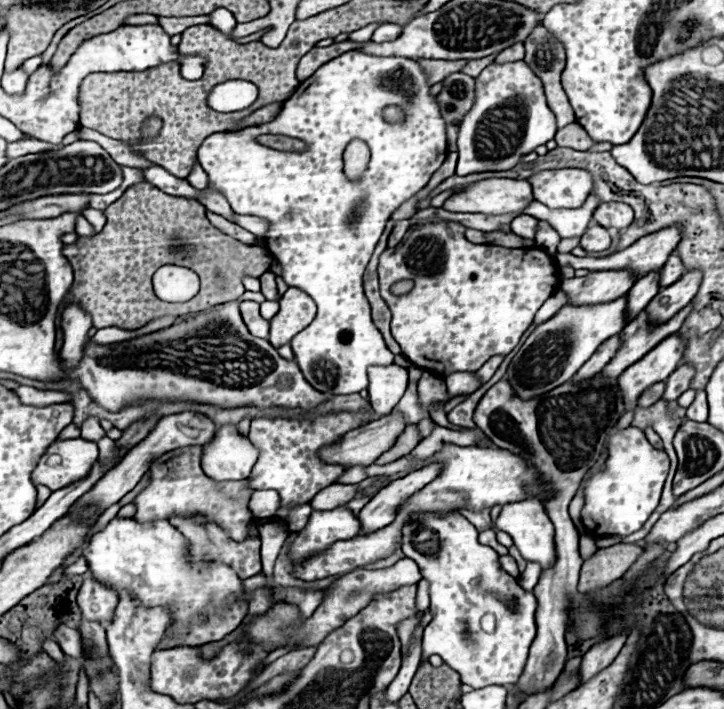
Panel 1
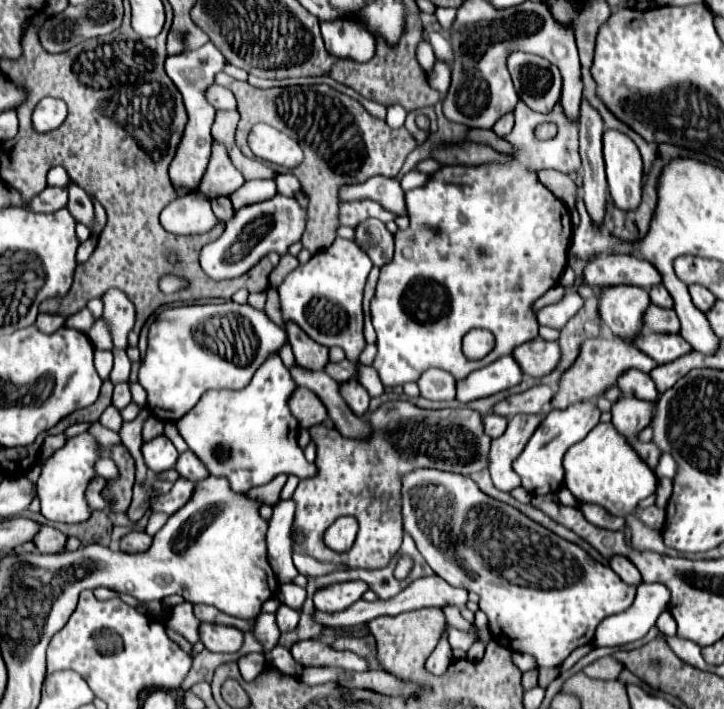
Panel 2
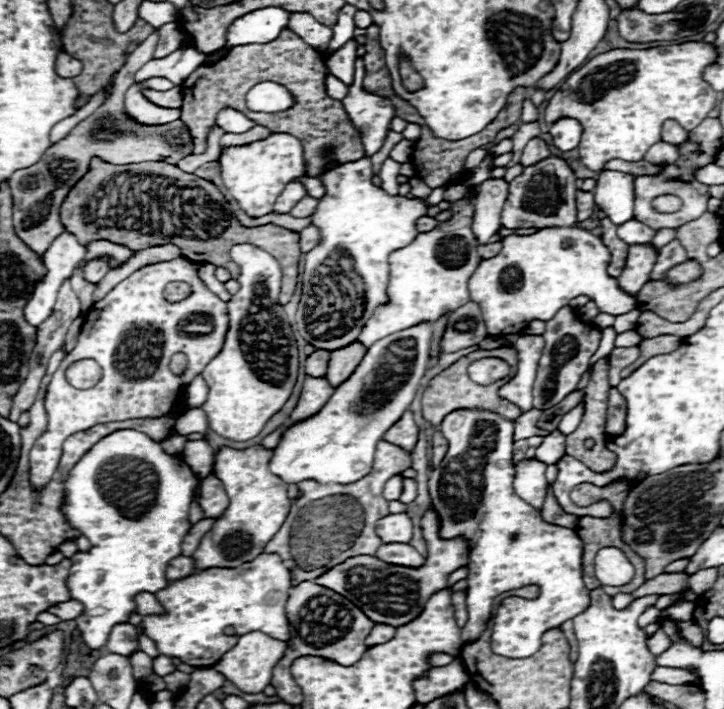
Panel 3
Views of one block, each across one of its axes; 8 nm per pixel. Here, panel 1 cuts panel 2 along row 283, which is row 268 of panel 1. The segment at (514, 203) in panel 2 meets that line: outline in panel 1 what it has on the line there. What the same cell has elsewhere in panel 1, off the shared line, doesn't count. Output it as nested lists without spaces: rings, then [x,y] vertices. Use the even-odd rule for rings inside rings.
[[[426,222],[420,226],[414,226],[408,230],[408,234],[404,236],[404,242],[400,242],[394,252],[390,254],[388,250],[380,256],[380,264],[378,264],[378,274],[380,274],[380,296],[386,300],[390,312],[392,312],[392,336],[394,340],[402,346],[402,354],[416,366],[432,370],[436,376],[446,378],[450,372],[476,372],[490,356],[496,354],[508,354],[522,338],[522,334],[528,330],[528,326],[534,320],[534,314],[538,312],[538,308],[552,296],[552,292],[556,290],[560,276],[558,276],[558,266],[556,260],[546,254],[540,248],[502,248],[502,246],[488,246],[488,244],[472,244],[472,242],[464,242],[464,226],[454,224],[454,222]],[[404,278],[410,278],[414,282],[414,288],[404,294],[404,296],[392,296],[390,294],[390,286],[394,282],[400,282]]]

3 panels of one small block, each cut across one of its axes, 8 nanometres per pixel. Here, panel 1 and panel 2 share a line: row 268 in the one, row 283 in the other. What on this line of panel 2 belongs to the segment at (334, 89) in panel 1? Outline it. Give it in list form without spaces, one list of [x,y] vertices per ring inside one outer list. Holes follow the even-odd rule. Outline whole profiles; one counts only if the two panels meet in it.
[[[336,238],[332,246],[316,252],[304,266],[292,270],[278,286],[284,320],[294,320],[322,346],[340,346],[350,362],[358,362],[364,350],[362,300],[372,262],[352,240]]]

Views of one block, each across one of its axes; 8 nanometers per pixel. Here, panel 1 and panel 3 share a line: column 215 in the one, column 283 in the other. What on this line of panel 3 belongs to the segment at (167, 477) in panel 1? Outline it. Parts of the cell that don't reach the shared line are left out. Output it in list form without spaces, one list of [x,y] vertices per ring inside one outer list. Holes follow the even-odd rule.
[[[260,444],[246,450],[234,450],[228,446],[222,446],[218,450],[212,474],[222,482],[230,504],[218,516],[212,530],[202,538],[198,550],[192,556],[198,564],[198,570],[236,568],[244,562],[254,560],[264,552],[264,546],[284,524],[290,512],[290,498],[286,496],[288,482],[270,472],[268,464],[272,454],[274,450],[262,448]]]

